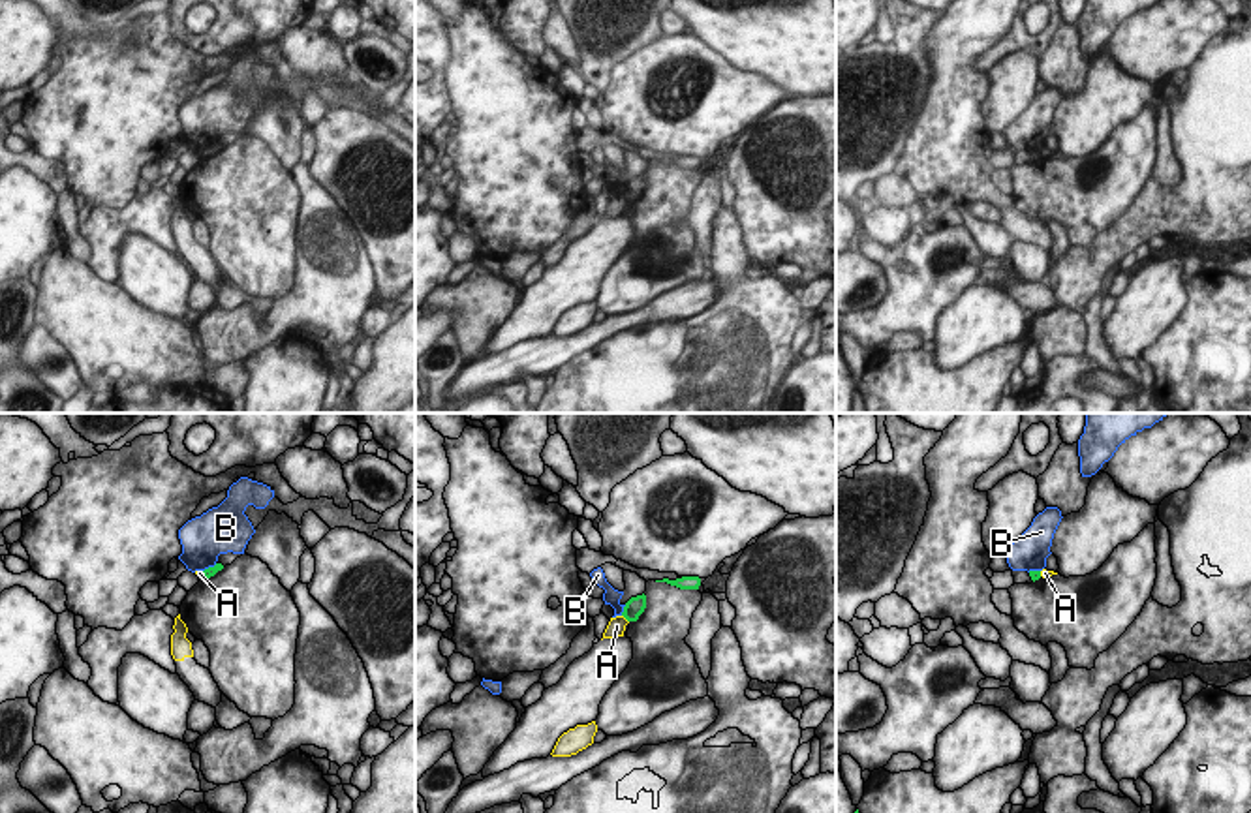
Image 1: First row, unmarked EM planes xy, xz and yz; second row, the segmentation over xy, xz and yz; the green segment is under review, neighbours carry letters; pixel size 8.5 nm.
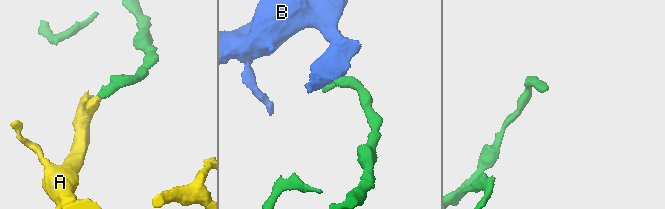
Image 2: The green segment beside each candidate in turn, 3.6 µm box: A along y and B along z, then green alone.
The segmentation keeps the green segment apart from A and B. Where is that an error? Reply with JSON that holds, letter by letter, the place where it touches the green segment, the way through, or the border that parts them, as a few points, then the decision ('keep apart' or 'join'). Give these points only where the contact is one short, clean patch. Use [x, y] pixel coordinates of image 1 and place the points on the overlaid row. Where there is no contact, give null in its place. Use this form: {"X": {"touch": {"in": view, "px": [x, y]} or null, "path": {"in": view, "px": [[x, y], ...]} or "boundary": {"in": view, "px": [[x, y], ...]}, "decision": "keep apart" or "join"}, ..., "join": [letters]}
{"A": {"touch": {"in": "xz", "px": [624, 616]}, "boundary": {"in": "xz", "px": [[622, 614], [628, 622]]}, "decision": "keep apart"}, "B": {"touch": {"in": "xz", "px": [624, 611]}, "boundary": {"in": "xz", "px": [[626, 605], [620, 614]]}, "decision": "keep apart"}, "join": []}

